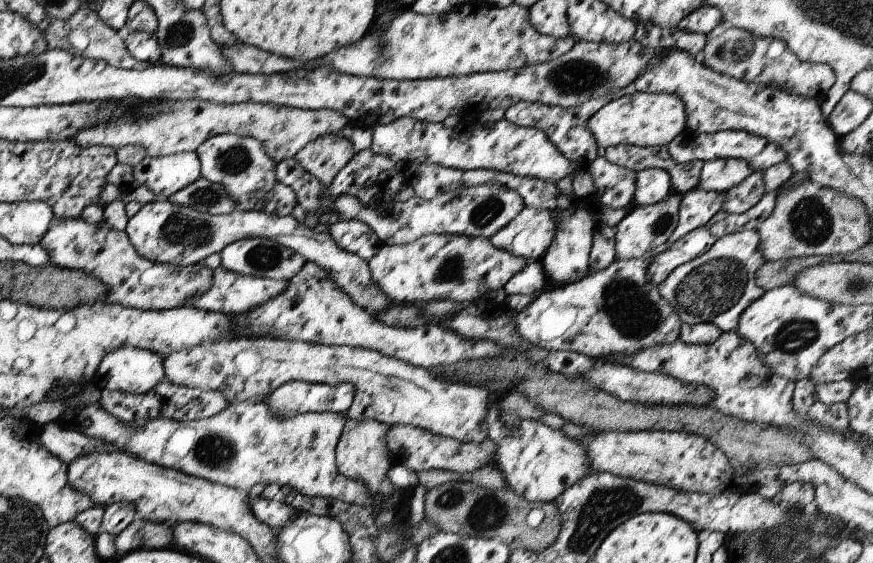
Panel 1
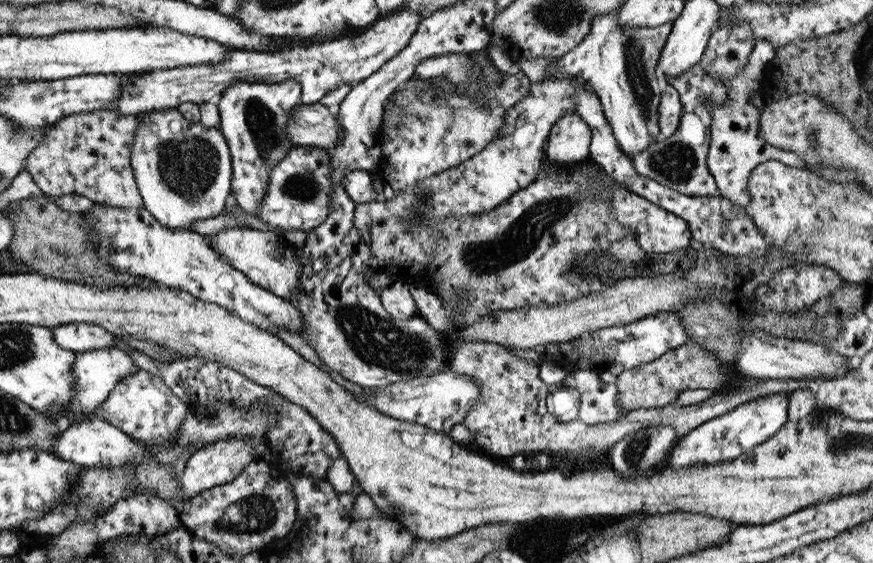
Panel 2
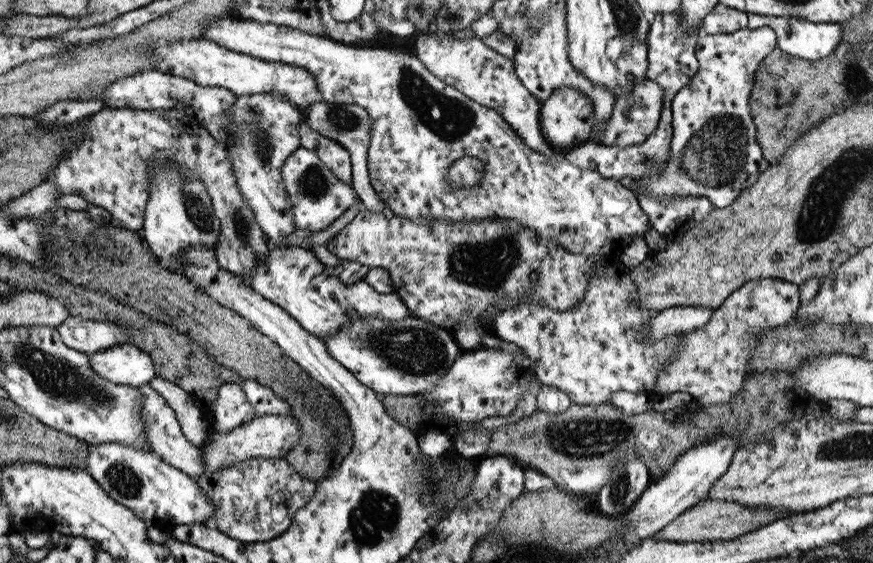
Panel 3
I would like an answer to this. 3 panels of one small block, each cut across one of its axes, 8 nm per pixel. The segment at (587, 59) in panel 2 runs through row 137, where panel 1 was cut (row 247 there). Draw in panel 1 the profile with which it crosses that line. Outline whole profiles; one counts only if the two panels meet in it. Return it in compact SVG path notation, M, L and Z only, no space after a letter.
M672 192L662 202L648 206L633 205L616 226L615 252L618 259L637 259L658 250L672 236L679 221L680 202L683 195Z

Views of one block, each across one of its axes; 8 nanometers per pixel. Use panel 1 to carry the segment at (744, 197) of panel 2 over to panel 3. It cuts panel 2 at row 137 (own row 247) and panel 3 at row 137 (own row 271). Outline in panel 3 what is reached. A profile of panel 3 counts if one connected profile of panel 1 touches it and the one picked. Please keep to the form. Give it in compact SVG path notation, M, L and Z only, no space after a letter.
M768 26L752 30L742 29L730 34L700 33L695 46L698 72L694 72L692 80L679 90L672 100L674 136L670 144L670 158L660 176L640 176L634 179L636 186L630 190L634 194L636 191L650 193L658 199L674 197L674 194L678 197L706 197L715 207L726 208L738 198L740 192L750 188L762 171L768 168L762 147L757 141L756 125L750 113L750 94L758 66L776 48L776 32Z

